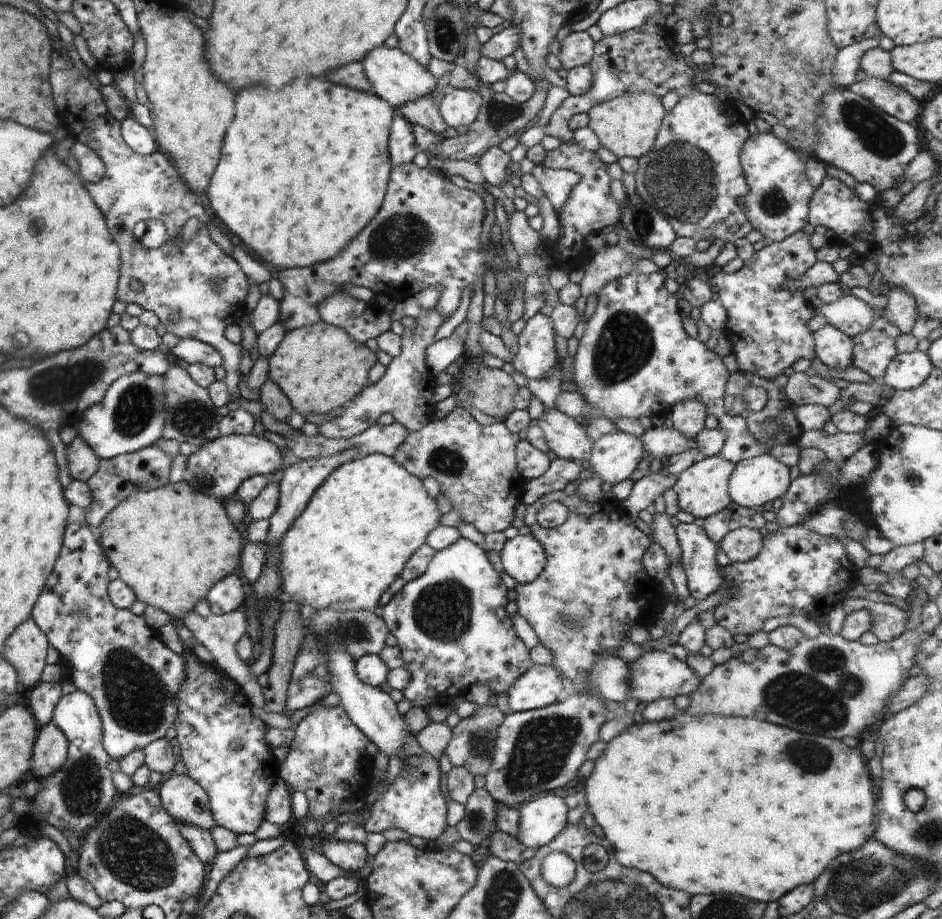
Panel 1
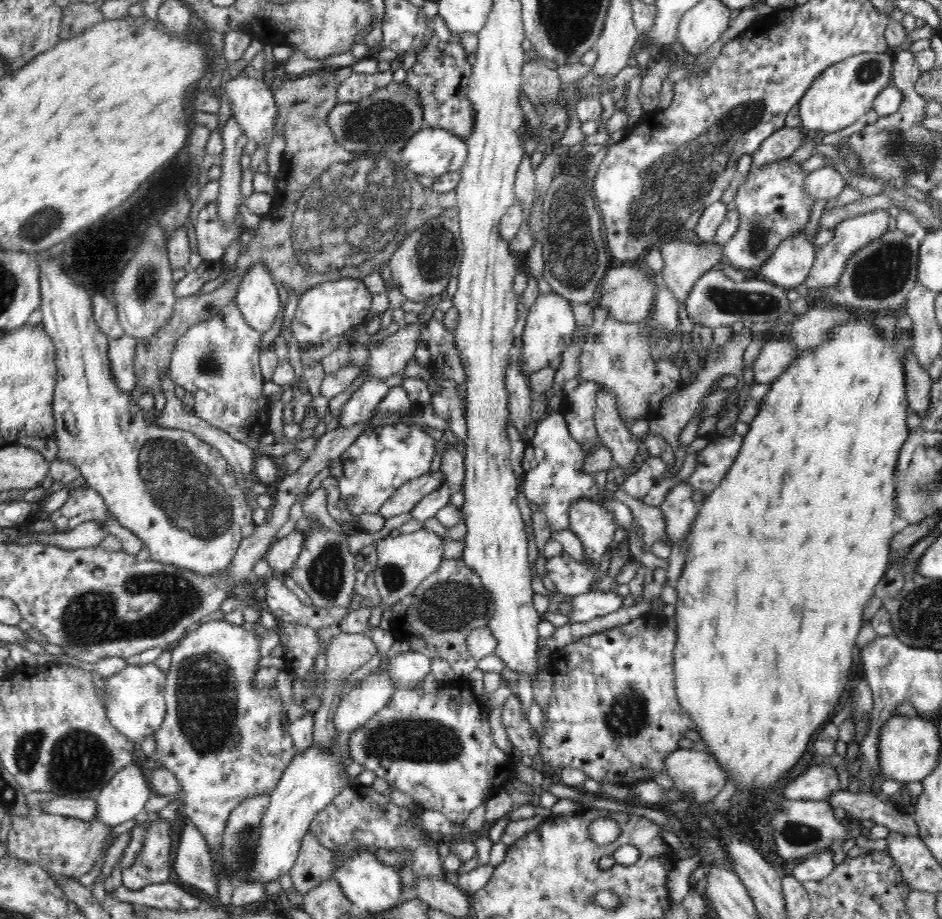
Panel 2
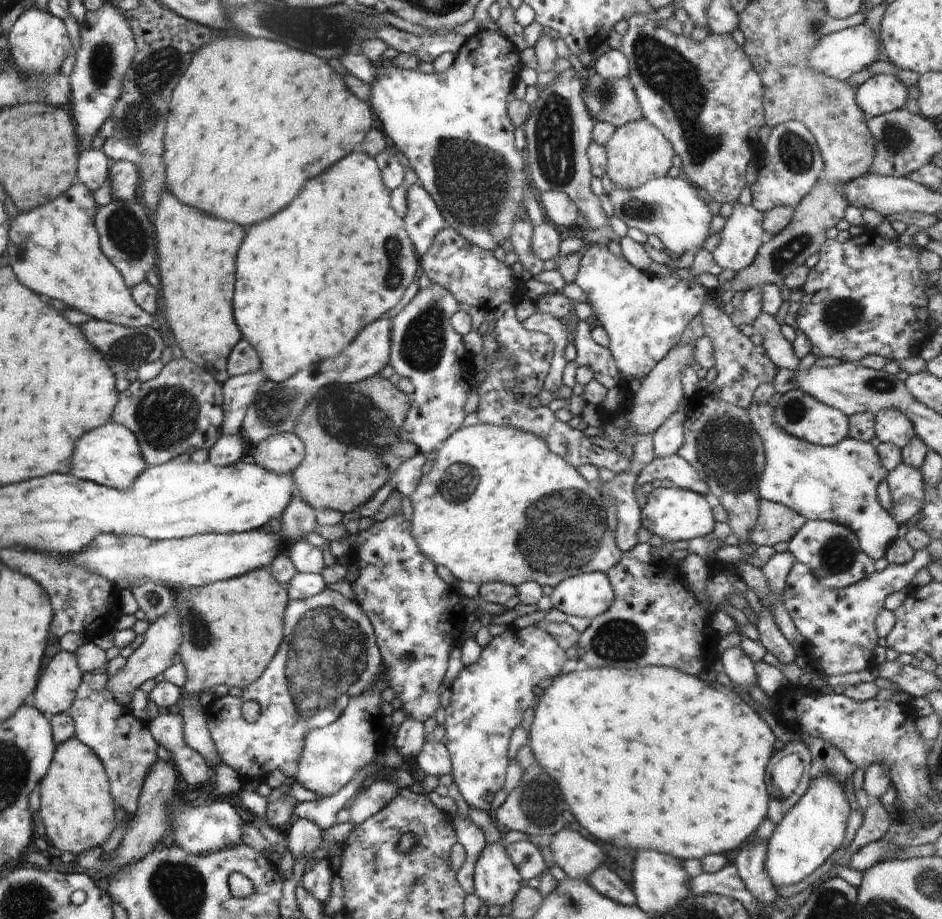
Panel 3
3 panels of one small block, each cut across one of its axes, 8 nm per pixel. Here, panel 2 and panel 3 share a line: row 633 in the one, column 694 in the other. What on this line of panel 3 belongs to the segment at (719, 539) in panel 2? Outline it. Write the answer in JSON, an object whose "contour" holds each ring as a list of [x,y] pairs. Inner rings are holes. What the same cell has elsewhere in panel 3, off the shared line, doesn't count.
{"contour":[[[671,667],[587,669],[556,677],[553,684],[536,699],[534,709],[534,721],[527,744],[532,749],[537,764],[558,782],[564,801],[576,816],[576,820],[582,824],[582,828],[588,830],[590,837],[598,841],[608,842],[620,848],[634,850],[636,846],[636,850],[644,848],[664,852],[680,862],[688,859],[701,860],[711,854],[724,854],[740,848],[767,818],[769,793],[765,786],[765,771],[774,753],[776,737],[760,715],[733,692],[732,687],[722,686],[717,681],[706,682]]]}

